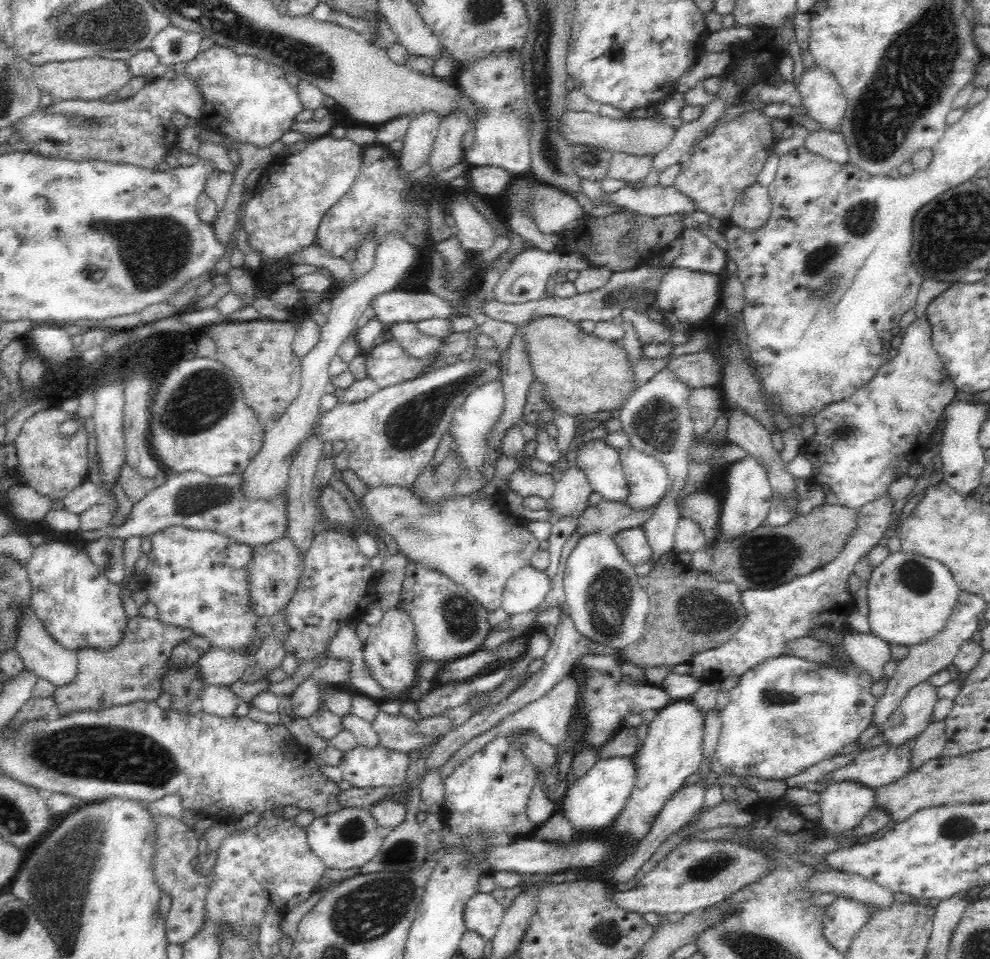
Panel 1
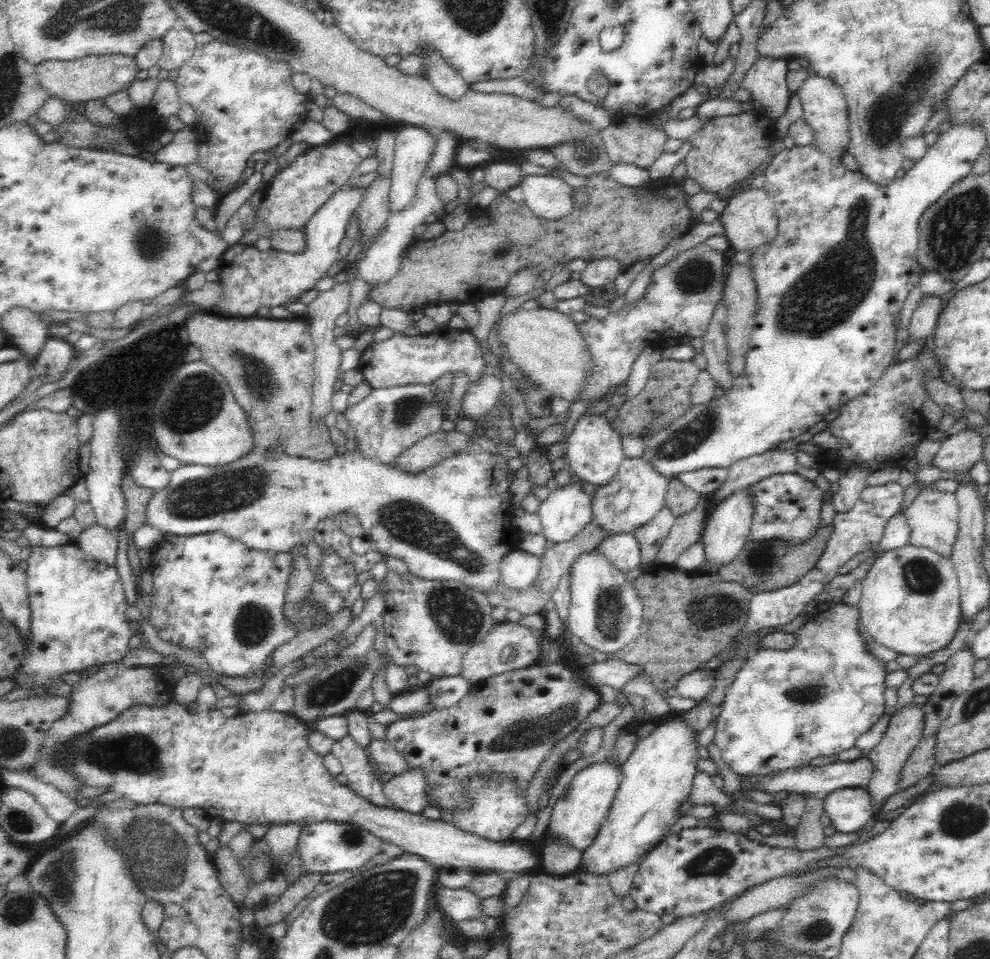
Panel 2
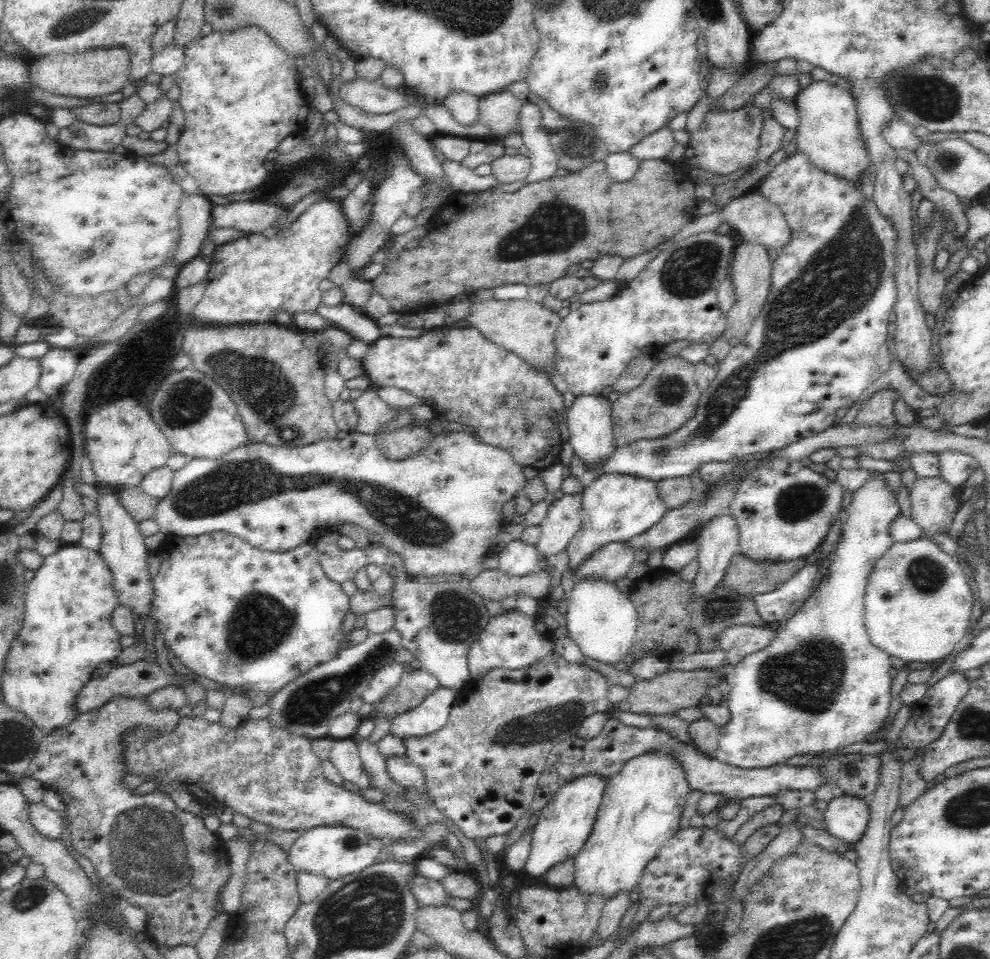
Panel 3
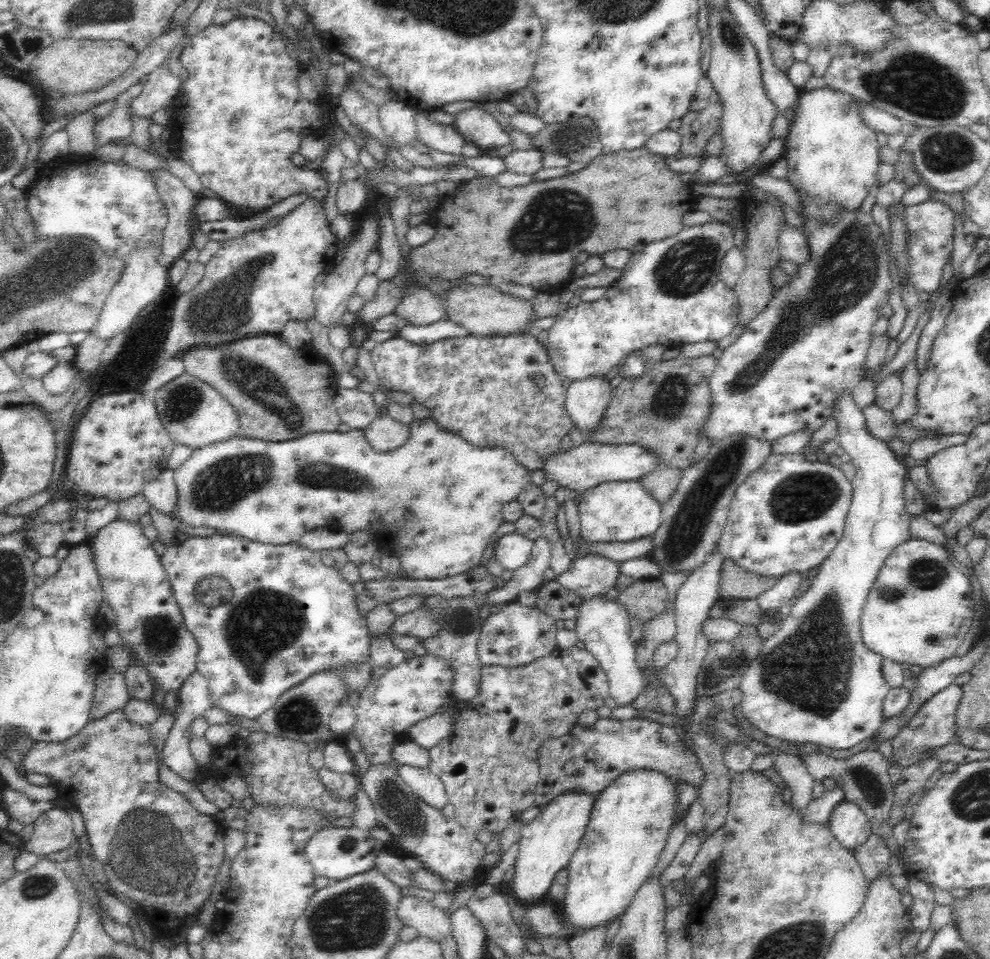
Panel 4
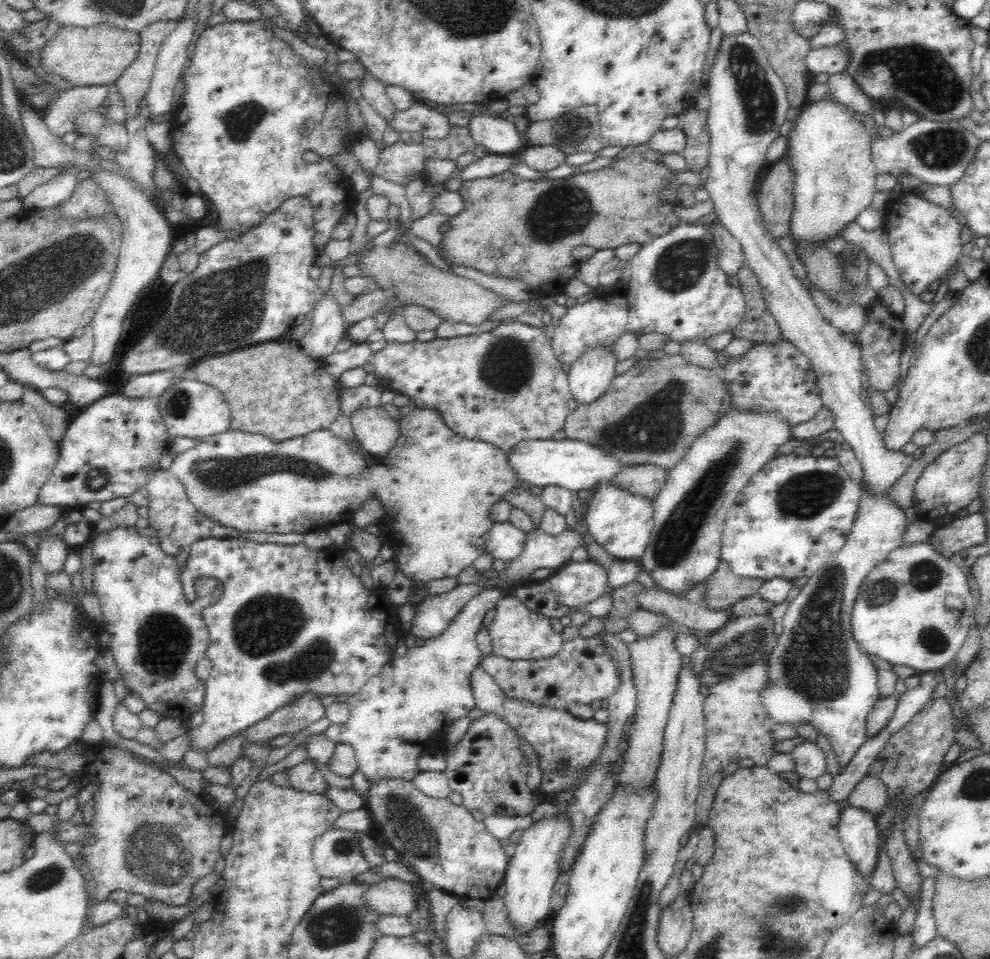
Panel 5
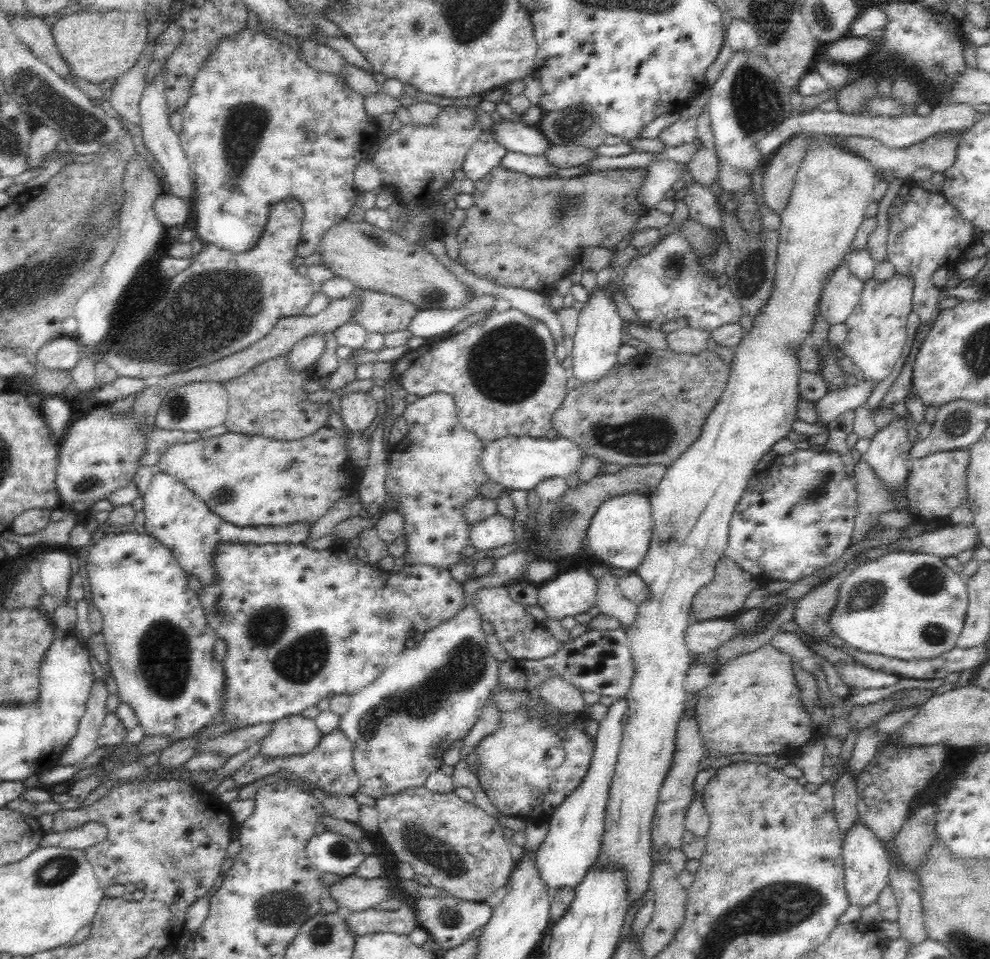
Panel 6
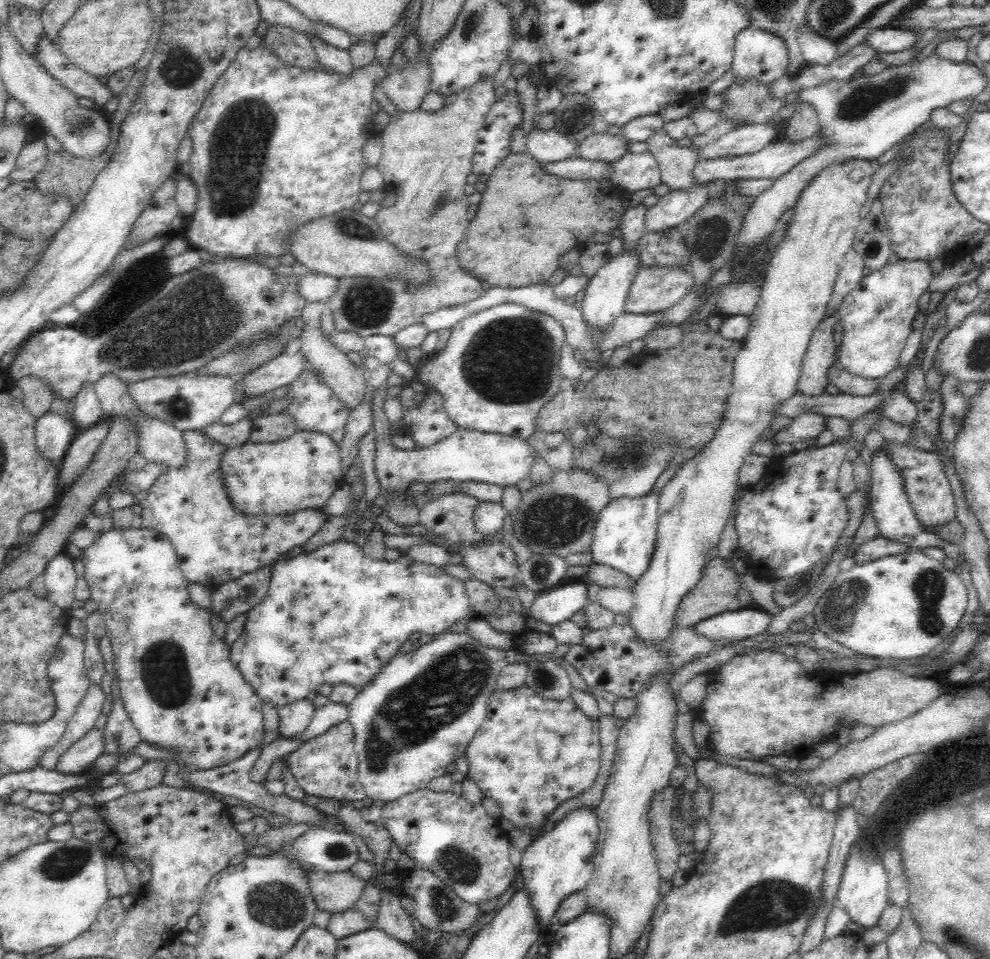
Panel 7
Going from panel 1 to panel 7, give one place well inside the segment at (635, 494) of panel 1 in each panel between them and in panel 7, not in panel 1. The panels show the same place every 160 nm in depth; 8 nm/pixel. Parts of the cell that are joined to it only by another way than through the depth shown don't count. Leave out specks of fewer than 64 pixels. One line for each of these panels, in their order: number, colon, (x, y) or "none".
2: (637, 492)
3: (615, 507)
4: (619, 511)
5: (621, 522)
6: (619, 533)
7: (624, 536)

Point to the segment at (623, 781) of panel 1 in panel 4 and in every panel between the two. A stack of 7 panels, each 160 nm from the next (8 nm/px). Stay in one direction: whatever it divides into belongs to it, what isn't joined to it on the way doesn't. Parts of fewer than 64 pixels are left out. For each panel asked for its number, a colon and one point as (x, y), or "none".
2: (579, 813)
3: (565, 823)
4: (547, 843)

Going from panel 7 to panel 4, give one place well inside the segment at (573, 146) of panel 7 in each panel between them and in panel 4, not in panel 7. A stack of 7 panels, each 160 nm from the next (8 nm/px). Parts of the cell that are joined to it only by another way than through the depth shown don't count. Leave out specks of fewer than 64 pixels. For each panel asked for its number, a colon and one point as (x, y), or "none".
4: (478, 127)
5: (500, 137)
6: (516, 137)

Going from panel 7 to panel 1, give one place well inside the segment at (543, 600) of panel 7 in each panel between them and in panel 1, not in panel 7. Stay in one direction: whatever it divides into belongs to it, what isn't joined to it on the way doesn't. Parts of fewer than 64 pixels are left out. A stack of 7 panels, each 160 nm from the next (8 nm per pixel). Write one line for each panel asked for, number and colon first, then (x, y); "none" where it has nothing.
1: (633, 542)
2: (623, 550)
3: (612, 561)
4: (592, 575)
5: (576, 584)
6: (573, 592)

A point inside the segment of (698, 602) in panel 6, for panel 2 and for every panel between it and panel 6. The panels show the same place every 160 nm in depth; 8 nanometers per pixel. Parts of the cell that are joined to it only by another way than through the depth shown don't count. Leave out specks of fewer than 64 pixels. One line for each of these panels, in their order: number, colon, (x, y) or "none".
2: (760, 566)
3: (747, 576)
4: (736, 582)
5: (723, 588)

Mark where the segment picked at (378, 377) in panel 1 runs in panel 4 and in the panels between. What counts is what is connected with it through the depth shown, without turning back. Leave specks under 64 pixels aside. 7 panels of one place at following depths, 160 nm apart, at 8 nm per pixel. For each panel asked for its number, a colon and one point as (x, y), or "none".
2: (401, 359)
3: (469, 380)
4: (502, 391)

